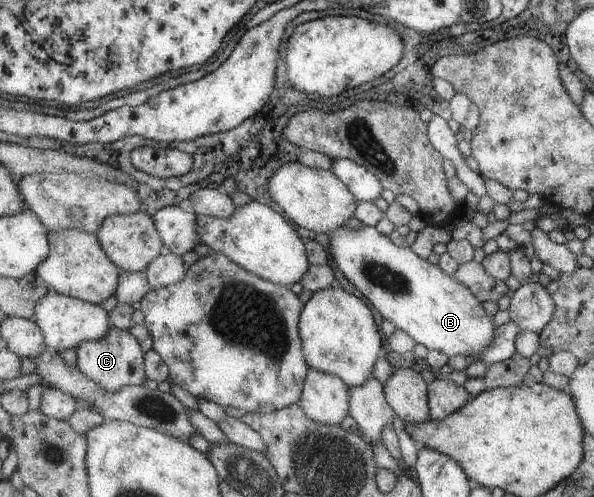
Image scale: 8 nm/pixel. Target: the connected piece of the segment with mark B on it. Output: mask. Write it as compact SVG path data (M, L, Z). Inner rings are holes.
M345 224L329 231L327 236L331 256L343 276L361 292L361 296L383 319L405 331L416 343L428 350L443 352L448 358L455 355L476 355L490 343L496 327L491 317L483 312L481 303L476 302L468 288L447 276L438 265L432 265L427 259L417 256L408 246L395 246L389 236L380 233L375 227L362 225L354 230Z

